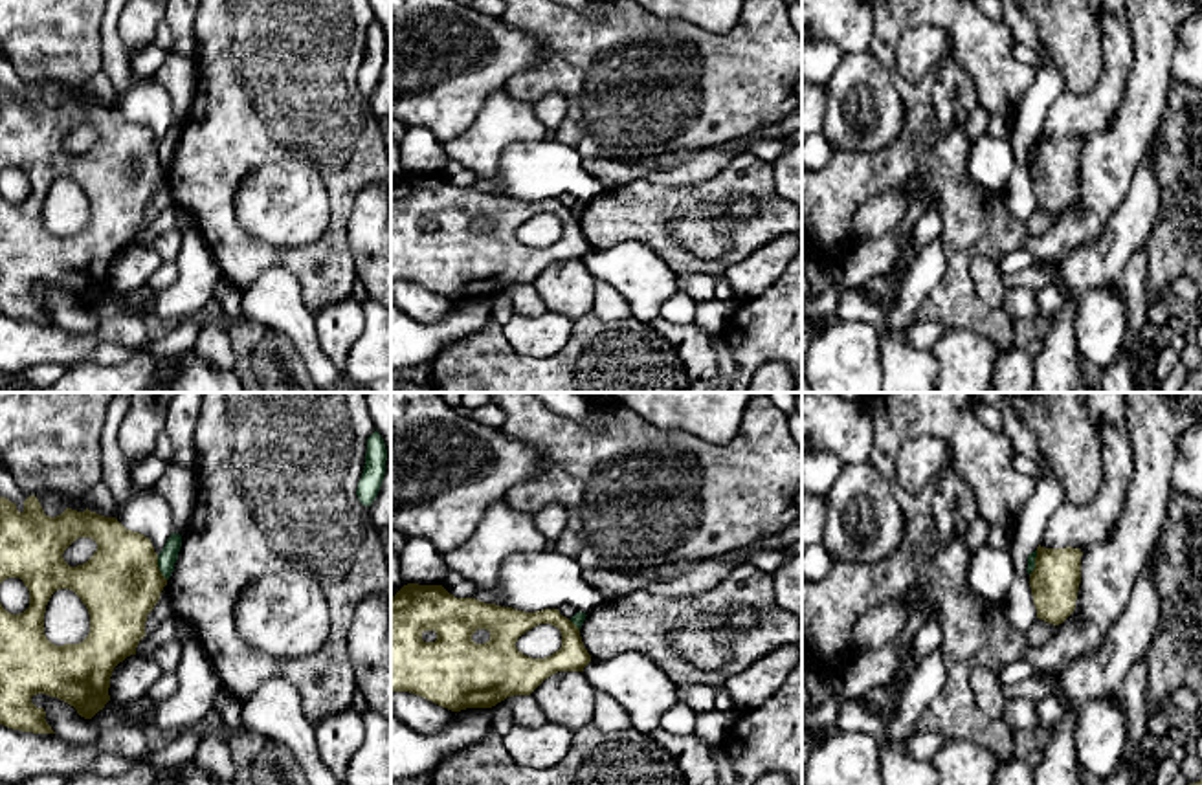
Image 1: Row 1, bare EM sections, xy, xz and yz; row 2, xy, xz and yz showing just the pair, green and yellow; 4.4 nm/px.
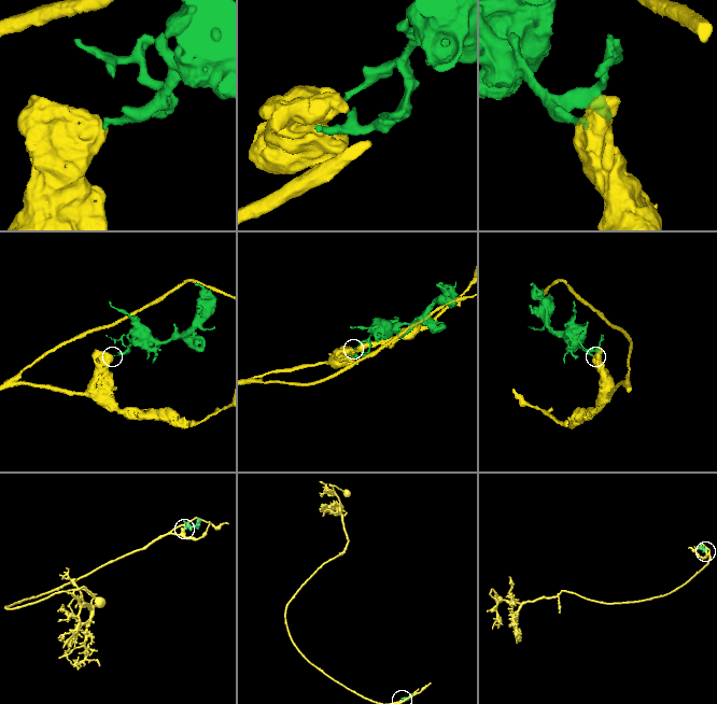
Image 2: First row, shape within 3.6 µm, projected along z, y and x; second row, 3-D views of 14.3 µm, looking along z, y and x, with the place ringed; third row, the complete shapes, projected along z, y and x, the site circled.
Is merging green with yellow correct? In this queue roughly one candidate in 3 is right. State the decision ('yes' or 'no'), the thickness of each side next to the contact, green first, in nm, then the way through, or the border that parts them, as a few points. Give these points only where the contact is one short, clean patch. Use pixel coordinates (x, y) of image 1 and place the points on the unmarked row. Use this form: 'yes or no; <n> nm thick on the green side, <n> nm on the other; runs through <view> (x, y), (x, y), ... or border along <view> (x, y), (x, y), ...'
no; 80 nm thick on the green side, 360 nm on the other; border along xy (156, 145), (156, 154), (167, 167)

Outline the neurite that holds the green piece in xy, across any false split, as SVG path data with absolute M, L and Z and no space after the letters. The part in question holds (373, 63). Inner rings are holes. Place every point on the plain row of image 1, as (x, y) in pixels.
M374 20L367 28L365 55L356 79L356 84L363 95L371 95L380 81L385 64L385 50L387 39L384 28L378 20Z

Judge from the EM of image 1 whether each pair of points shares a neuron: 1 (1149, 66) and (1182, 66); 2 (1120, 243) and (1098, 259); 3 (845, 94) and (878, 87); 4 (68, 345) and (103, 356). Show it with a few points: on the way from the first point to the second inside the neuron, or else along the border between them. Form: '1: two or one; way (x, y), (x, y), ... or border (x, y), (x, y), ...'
1: two; border (1182, 24), (1169, 76)
2: one; way (1114, 248), (1103, 255)
3: one; way (852, 94), (870, 88)
4: two; border (138, 353), (103, 343), (90, 360)

